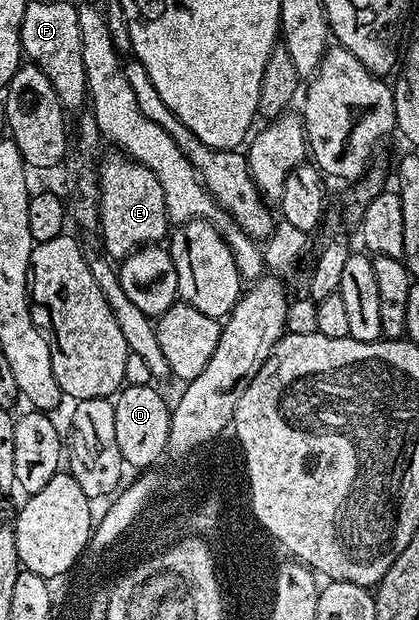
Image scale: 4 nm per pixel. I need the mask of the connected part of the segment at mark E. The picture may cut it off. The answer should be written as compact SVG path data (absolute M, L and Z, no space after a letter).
M121 153L113 154L107 159L105 156L100 163L98 225L102 243L106 246L105 254L111 260L121 261L141 247L161 244L168 235L168 220L164 189L157 177L134 159Z

